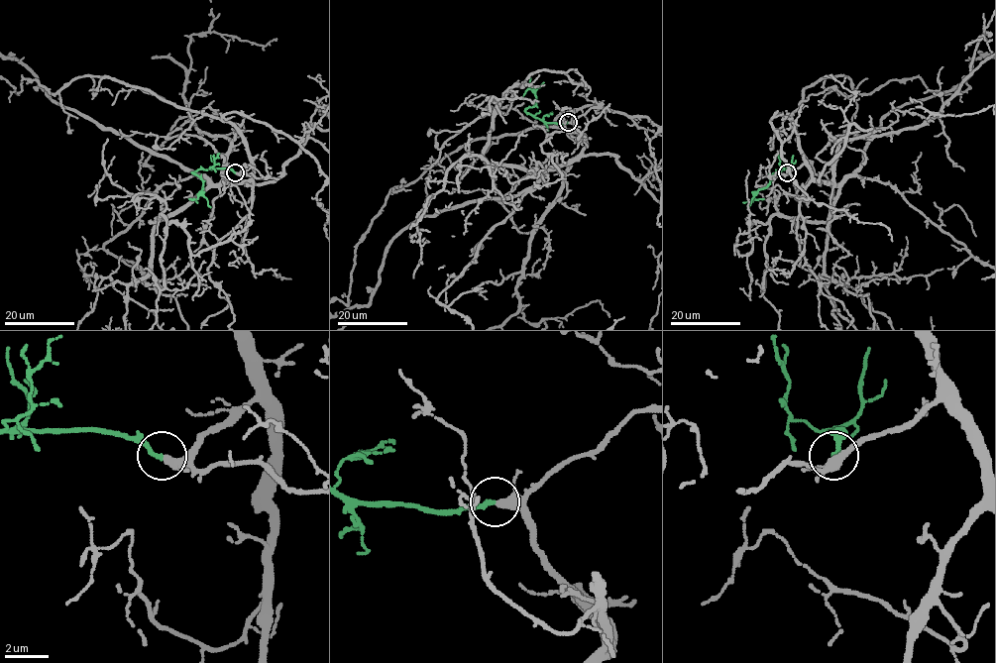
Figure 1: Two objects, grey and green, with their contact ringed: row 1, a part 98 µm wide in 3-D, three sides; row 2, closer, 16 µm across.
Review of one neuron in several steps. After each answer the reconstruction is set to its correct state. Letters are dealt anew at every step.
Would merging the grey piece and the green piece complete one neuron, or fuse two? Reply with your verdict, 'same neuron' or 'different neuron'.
same neuron

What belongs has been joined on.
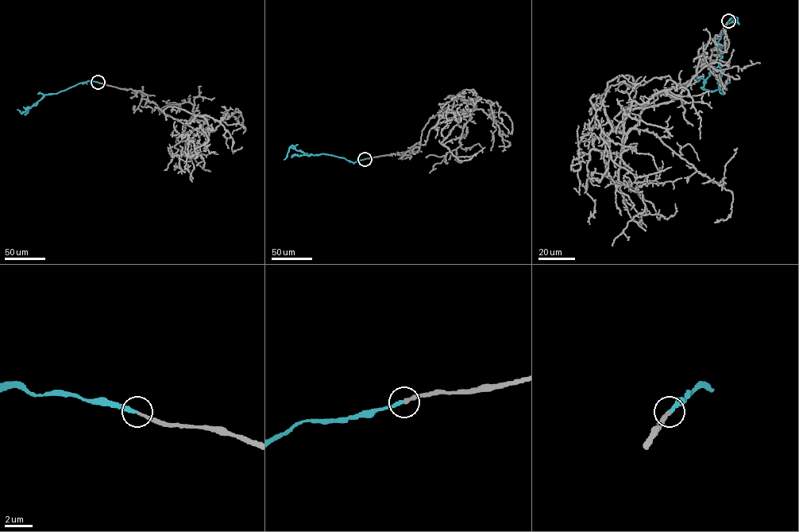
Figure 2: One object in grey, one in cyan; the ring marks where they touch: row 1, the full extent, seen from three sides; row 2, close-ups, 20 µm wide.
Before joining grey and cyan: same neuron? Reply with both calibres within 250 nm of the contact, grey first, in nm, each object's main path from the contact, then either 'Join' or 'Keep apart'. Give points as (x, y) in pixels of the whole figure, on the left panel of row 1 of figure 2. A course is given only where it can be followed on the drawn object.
Thickness 240 nm (grey) against 240 nm. Course of grey: (98, 82), (140, 91), (162, 112), (198, 131), (208, 130), (203, 117), (184, 110), (140, 106). Course of cyan: (98, 82), (79, 83), (56, 94), (45, 95), (36, 105), (21, 113), (17, 109). Join

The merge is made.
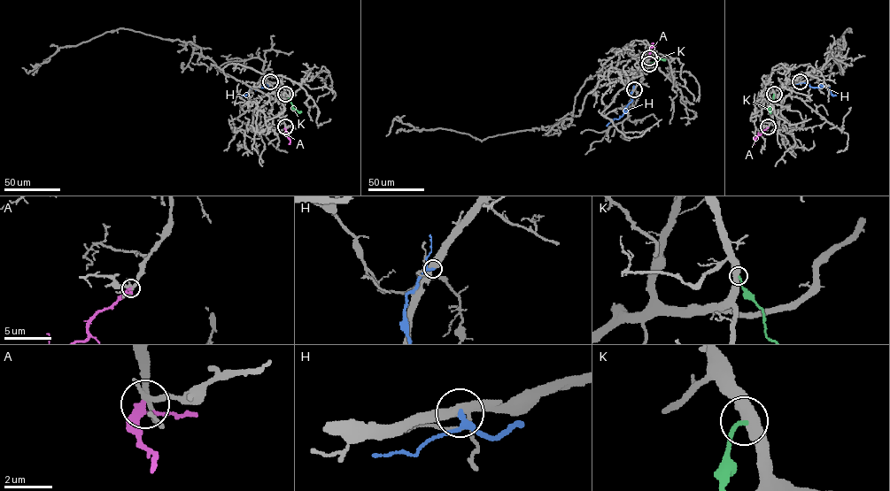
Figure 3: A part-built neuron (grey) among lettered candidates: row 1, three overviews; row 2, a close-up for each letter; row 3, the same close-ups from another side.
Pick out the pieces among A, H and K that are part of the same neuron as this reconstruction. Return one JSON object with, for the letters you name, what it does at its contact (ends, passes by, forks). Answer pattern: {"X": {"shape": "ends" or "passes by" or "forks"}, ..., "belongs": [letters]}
{"belongs": []}

